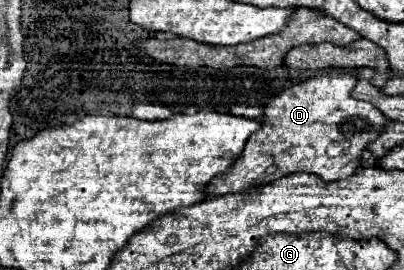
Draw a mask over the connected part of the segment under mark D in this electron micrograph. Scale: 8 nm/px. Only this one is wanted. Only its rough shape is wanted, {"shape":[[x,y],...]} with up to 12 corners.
{"shape":[[323,72],[263,106],[209,196],[349,178],[387,124]]}

